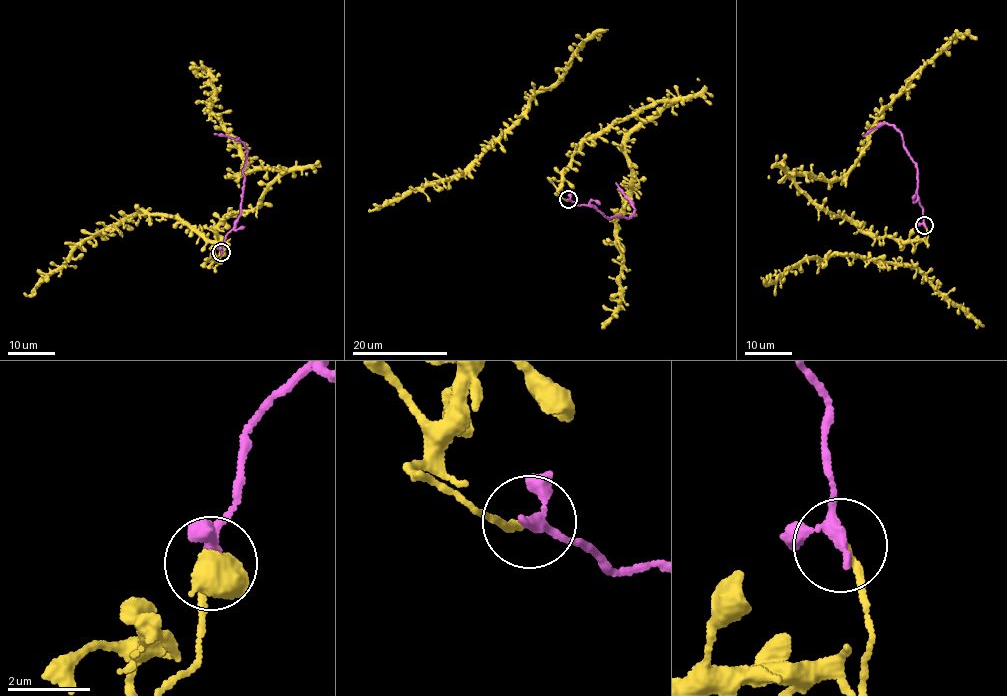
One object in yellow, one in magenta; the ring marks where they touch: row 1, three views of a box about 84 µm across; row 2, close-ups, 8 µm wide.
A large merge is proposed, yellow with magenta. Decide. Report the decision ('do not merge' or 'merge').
do not merge

